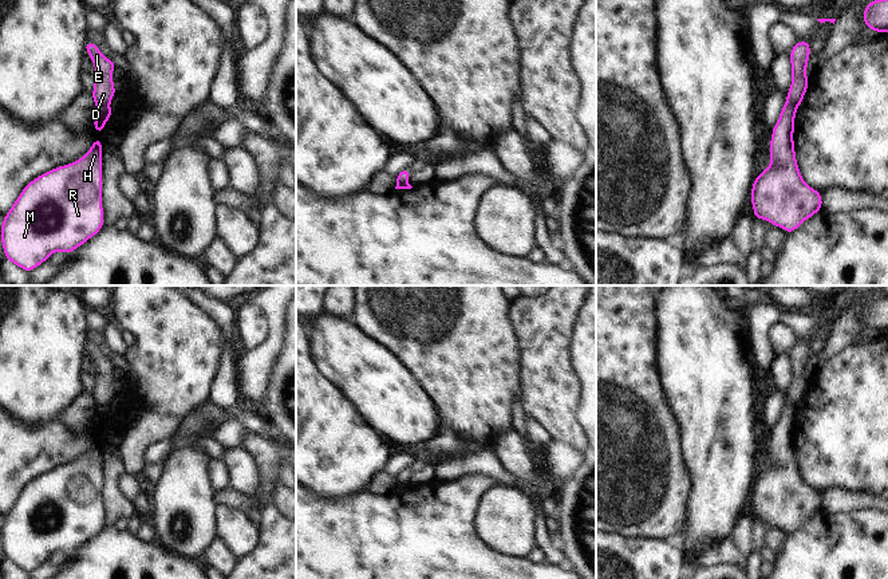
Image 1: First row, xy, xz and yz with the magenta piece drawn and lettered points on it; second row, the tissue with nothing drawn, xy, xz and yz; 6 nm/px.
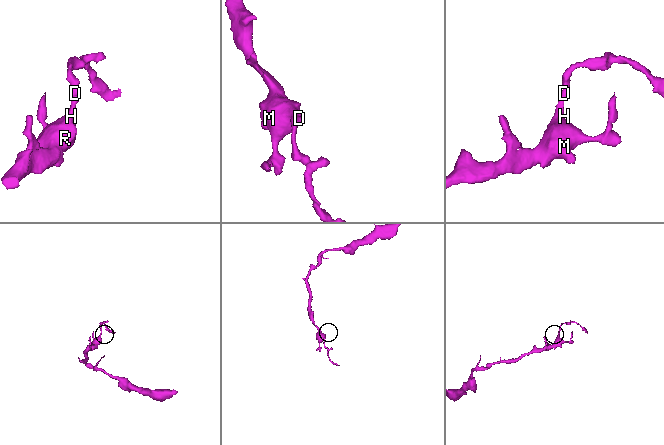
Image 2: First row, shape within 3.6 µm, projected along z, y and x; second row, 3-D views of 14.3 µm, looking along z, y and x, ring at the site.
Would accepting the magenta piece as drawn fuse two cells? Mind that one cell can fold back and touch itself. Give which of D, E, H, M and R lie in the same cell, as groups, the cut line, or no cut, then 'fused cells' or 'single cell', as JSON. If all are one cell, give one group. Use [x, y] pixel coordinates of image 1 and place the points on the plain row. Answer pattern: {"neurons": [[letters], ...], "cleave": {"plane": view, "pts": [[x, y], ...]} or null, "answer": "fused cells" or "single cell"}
{"neurons": [["D", "E"], ["H", "M", "R"]], "cleave": {"plane": "xy", "pts": [[97, 405], [107, 406]]}, "answer": "fused cells"}

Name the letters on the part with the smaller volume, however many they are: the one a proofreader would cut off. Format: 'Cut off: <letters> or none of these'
Cut off: D, E

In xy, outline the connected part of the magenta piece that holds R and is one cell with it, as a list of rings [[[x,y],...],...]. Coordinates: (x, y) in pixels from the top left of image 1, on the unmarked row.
[[[92,438],[91,449],[78,461],[58,466],[32,480],[4,516],[0,536],[5,560],[31,572],[48,560],[52,552],[71,554],[102,528],[102,446]]]

